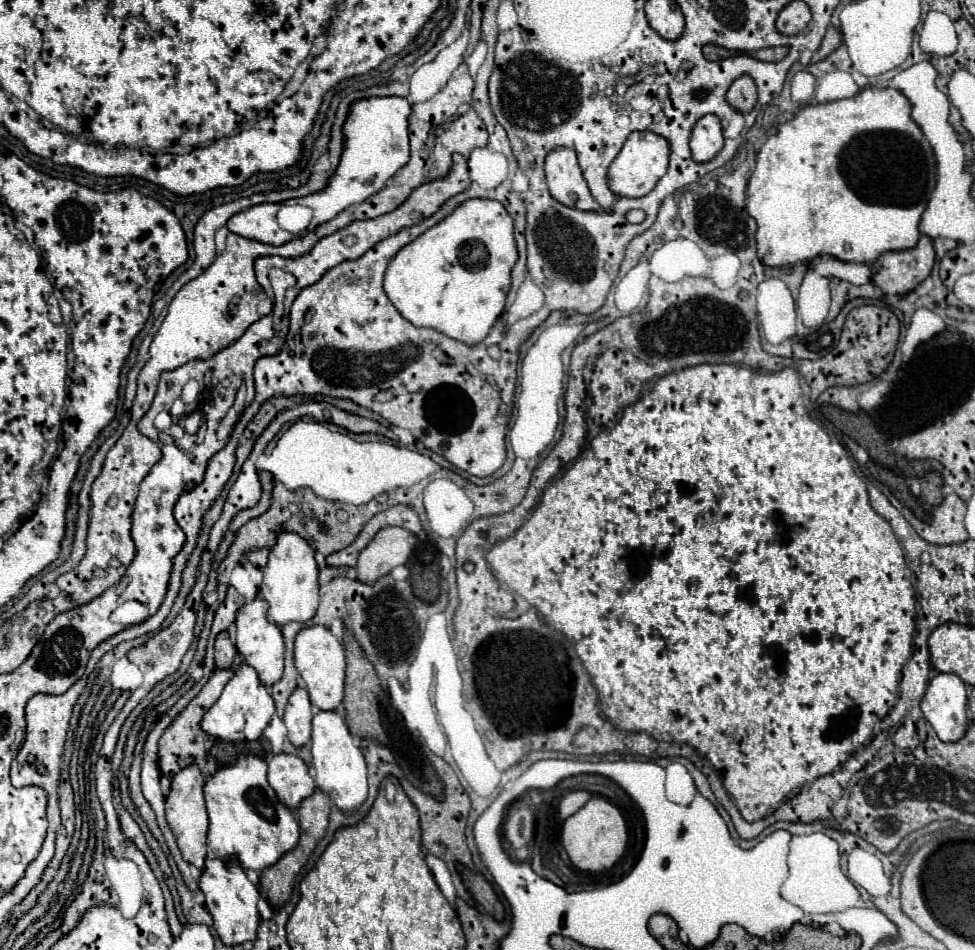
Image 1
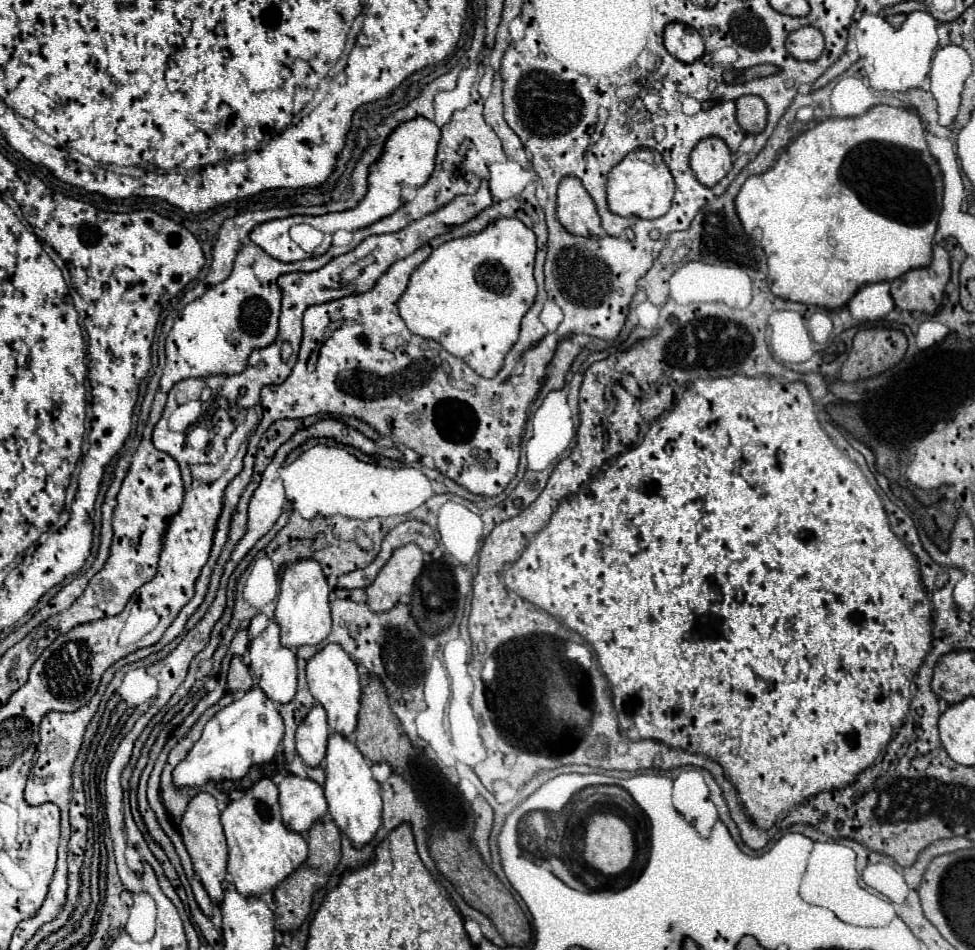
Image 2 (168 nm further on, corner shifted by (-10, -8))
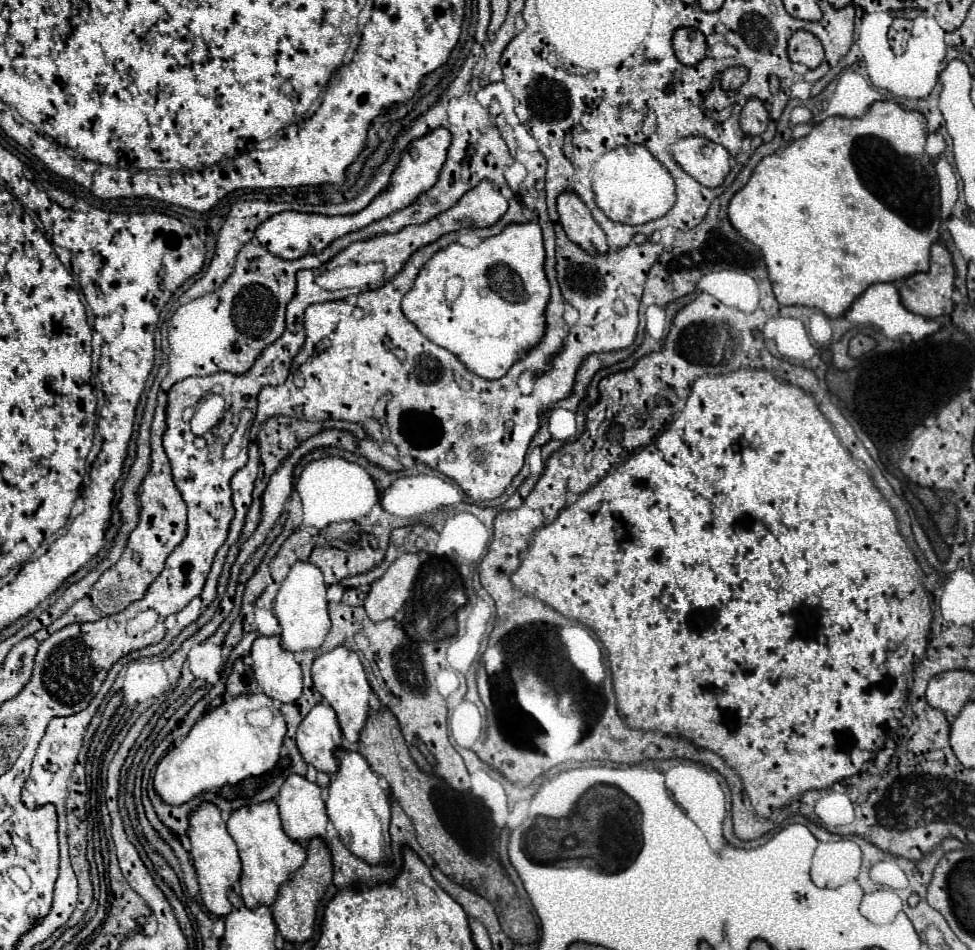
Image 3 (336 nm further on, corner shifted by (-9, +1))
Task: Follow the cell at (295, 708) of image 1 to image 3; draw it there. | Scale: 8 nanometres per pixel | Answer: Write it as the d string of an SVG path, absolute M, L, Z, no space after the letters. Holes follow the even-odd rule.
M328 704L314 706L296 732L296 744L302 758L326 774L338 770L336 748L342 748L342 740L344 736L336 712Z

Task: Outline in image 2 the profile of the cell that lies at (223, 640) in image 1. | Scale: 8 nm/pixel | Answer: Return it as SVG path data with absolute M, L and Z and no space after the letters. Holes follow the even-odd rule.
M233 657L231 665L229 665L229 675L227 675L227 683L231 691L247 691L251 689L253 681L249 675L249 667L243 663L241 657Z

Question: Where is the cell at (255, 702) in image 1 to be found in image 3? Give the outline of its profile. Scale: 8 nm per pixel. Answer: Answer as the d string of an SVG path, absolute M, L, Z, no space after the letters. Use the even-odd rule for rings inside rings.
M242 694L238 698L230 698L226 704L204 714L192 726L188 736L158 762L153 777L154 790L166 804L180 806L208 790L222 788L226 784L234 786L250 776L262 776L276 766L284 736L286 722L272 698L266 694ZM260 708L268 708L272 712L270 728L250 726L246 722L248 712Z

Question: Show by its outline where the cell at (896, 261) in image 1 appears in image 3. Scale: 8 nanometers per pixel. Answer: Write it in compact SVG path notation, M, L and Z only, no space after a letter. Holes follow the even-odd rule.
M936 242L932 246L932 256L930 256L930 272L926 274L914 274L910 278L906 278L904 282L898 284L900 288L900 298L902 304L924 318L938 318L942 314L950 314L954 310L954 302L952 302L952 292L954 292L954 264L952 264L952 256L950 252Z

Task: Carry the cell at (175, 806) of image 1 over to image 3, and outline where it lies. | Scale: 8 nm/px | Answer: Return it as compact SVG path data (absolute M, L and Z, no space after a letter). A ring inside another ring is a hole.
M202 802L202 806L196 812L192 812L188 838L192 844L192 860L198 874L202 902L214 916L224 918L232 910L232 904L228 902L228 888L232 888L232 884L240 880L242 864L240 864L236 842L228 834L226 822L222 820L222 814L214 804Z

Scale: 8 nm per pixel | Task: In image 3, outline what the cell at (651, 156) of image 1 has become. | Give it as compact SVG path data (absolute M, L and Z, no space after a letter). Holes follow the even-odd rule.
M640 144L618 146L602 154L590 170L590 182L592 182L592 190L596 196L598 208L610 220L620 222L620 224L634 226L634 224L652 222L656 218L666 216L676 202L674 178L650 154L650 150Z

